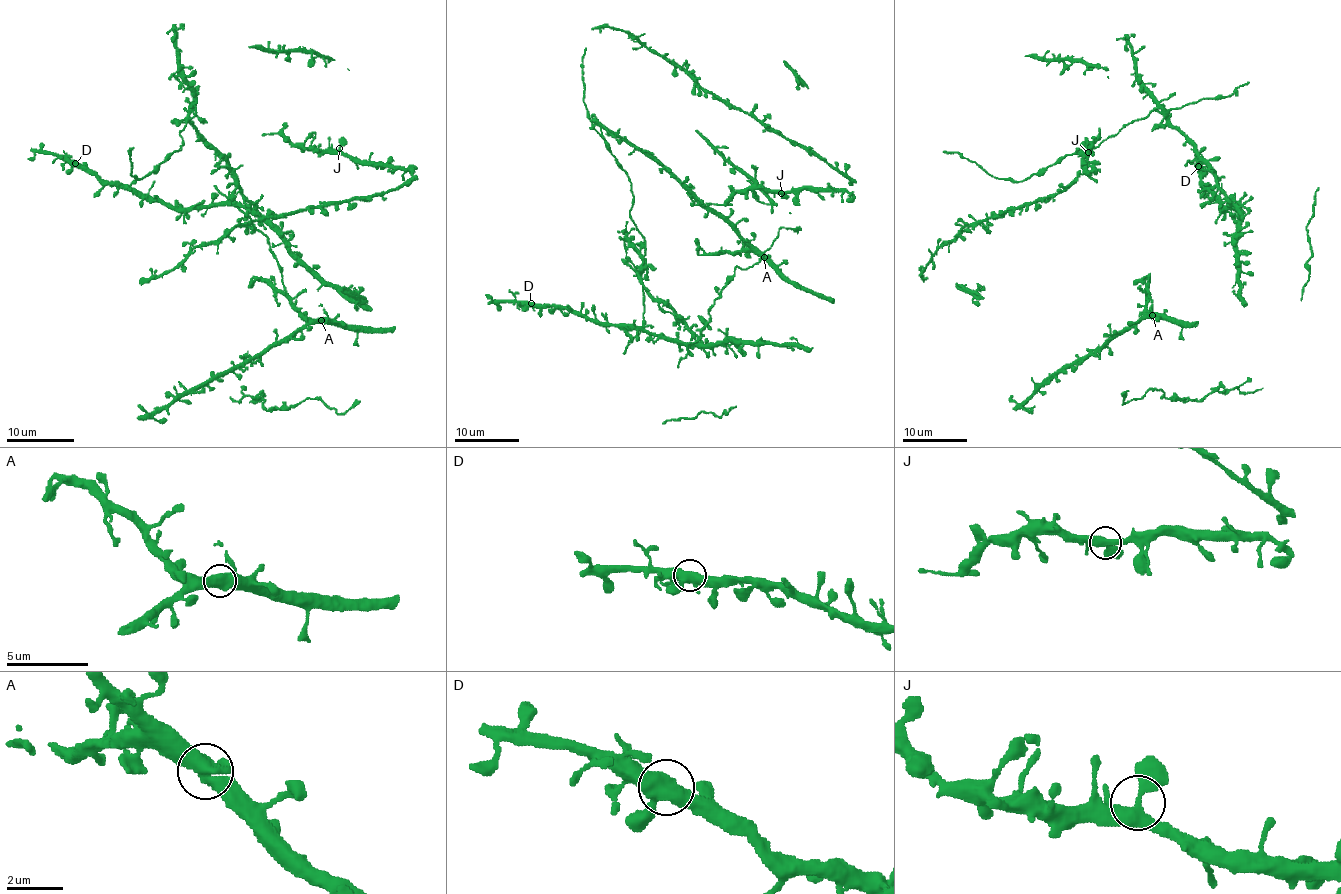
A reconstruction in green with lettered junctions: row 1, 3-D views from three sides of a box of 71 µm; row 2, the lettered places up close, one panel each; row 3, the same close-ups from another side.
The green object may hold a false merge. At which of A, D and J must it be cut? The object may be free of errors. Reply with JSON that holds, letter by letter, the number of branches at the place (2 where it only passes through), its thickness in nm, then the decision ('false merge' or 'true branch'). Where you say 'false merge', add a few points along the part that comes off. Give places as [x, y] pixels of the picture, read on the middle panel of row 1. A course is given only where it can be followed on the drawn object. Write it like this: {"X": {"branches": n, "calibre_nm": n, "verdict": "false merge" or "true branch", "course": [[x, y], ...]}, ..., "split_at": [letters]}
{"A": {"branches": 3, "calibre_nm": 500, "verdict": "true branch"}, "D": {"branches": 3, "calibre_nm": 480, "verdict": "true branch"}, "J": {"branches": 3, "calibre_nm": 360, "verdict": "true branch"}, "split_at": []}

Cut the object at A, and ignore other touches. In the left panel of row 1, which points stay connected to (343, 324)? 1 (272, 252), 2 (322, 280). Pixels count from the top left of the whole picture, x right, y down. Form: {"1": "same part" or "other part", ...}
{"1": "same part", "2": "same part"}

